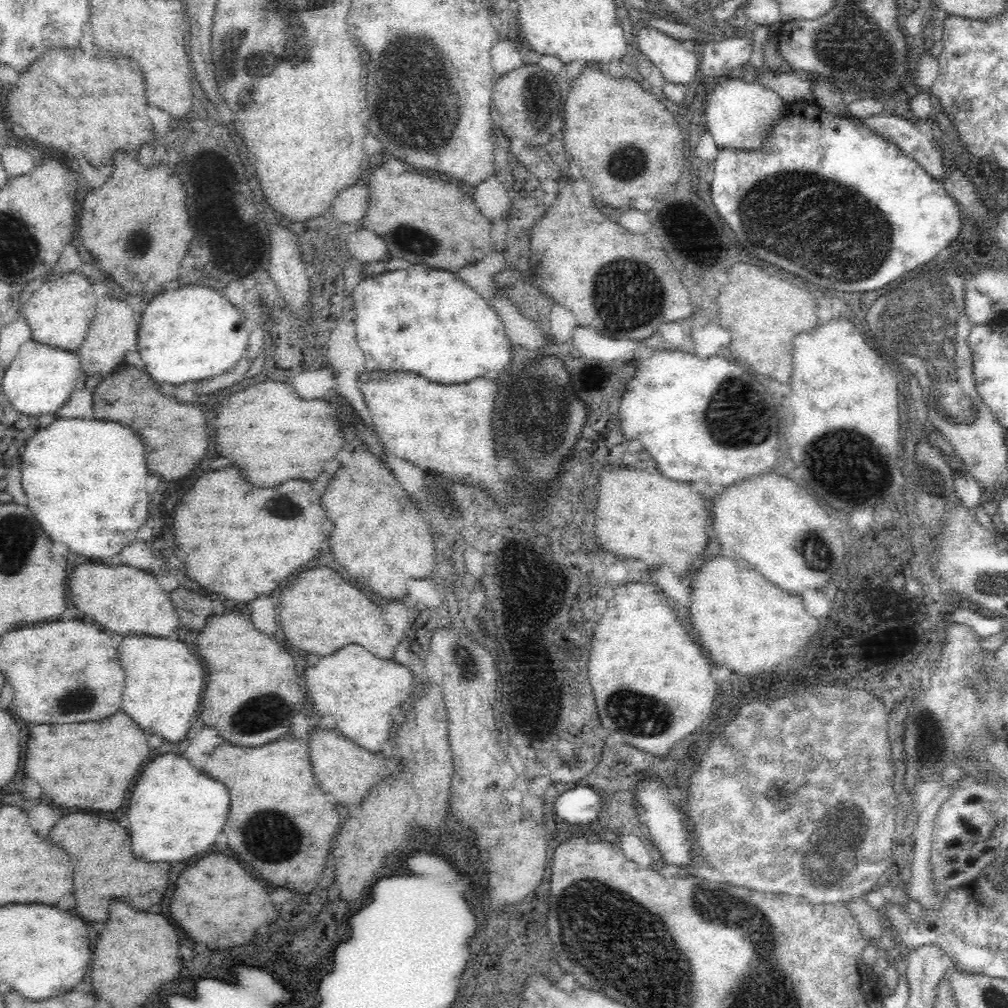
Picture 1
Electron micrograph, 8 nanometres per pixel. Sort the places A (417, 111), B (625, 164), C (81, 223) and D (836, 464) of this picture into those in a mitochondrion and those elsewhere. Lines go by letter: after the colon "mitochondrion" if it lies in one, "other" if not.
A: mitochondrion
B: mitochondrion
C: other
D: mitochondrion

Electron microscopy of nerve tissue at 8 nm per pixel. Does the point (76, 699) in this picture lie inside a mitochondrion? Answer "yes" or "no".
yes

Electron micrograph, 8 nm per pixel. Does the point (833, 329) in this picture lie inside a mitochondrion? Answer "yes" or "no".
no

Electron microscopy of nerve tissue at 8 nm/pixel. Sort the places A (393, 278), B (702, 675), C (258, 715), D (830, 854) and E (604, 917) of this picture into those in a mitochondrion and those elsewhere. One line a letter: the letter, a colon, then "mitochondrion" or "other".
A: other
B: other
C: mitochondrion
D: mitochondrion
E: mitochondrion

